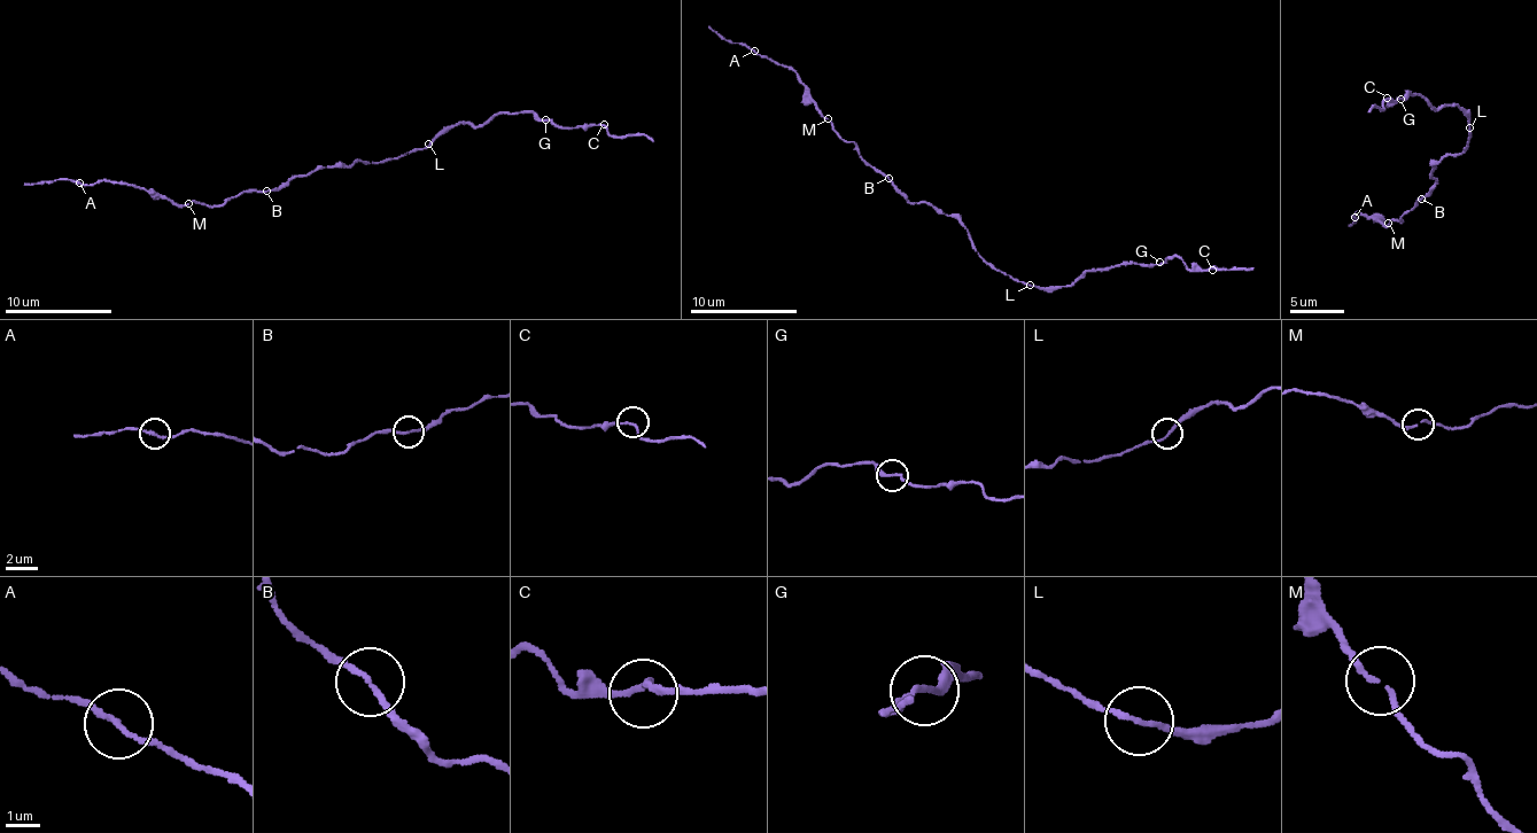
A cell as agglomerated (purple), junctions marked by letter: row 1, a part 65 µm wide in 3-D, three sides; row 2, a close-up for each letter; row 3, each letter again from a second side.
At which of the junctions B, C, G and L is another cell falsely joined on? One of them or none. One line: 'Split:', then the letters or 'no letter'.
Split: no letter

